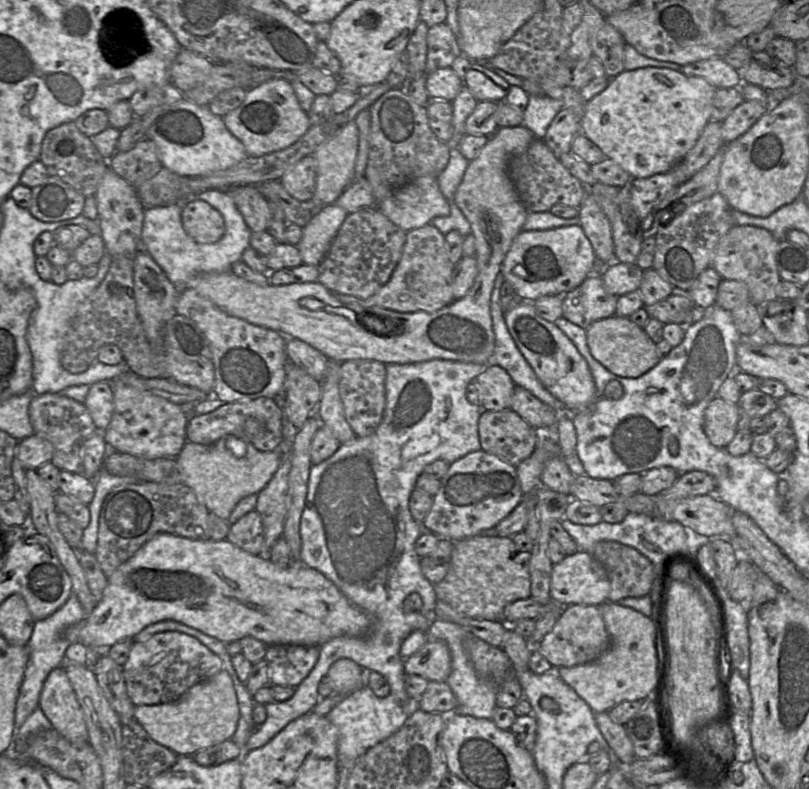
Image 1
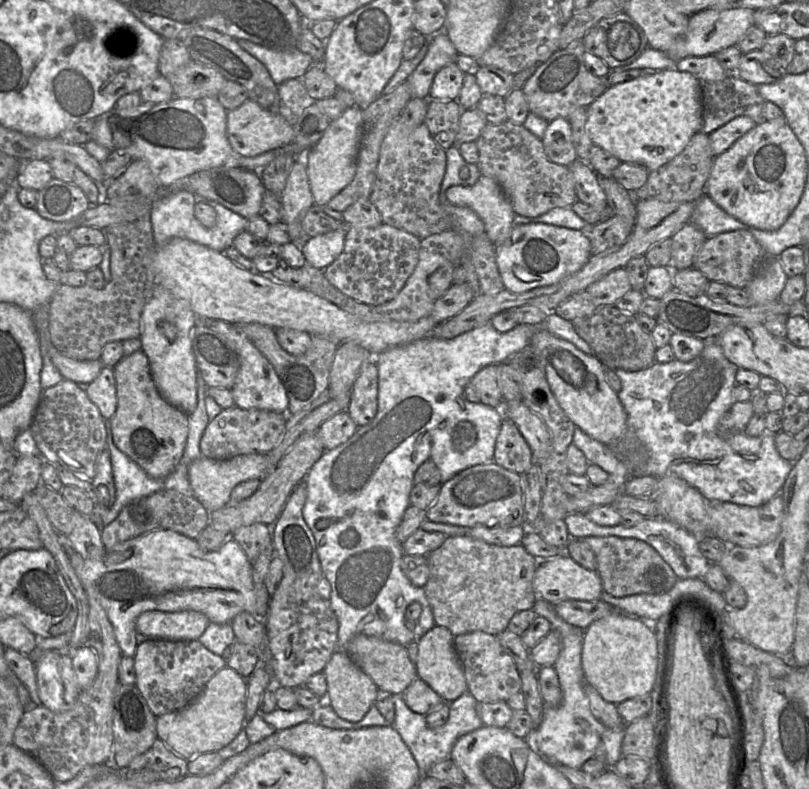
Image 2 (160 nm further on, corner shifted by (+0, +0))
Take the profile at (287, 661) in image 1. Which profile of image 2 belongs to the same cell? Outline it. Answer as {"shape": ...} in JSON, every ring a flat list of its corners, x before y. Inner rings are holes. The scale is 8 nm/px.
{"shape":[[302,481,272,526,272,545,275,555,283,562,283,578,271,596,265,617,274,683,293,689,305,685,312,675,323,672,338,648,337,617,330,600,323,599,317,591,317,585,324,576,313,533,302,515,305,502,306,487]]}

